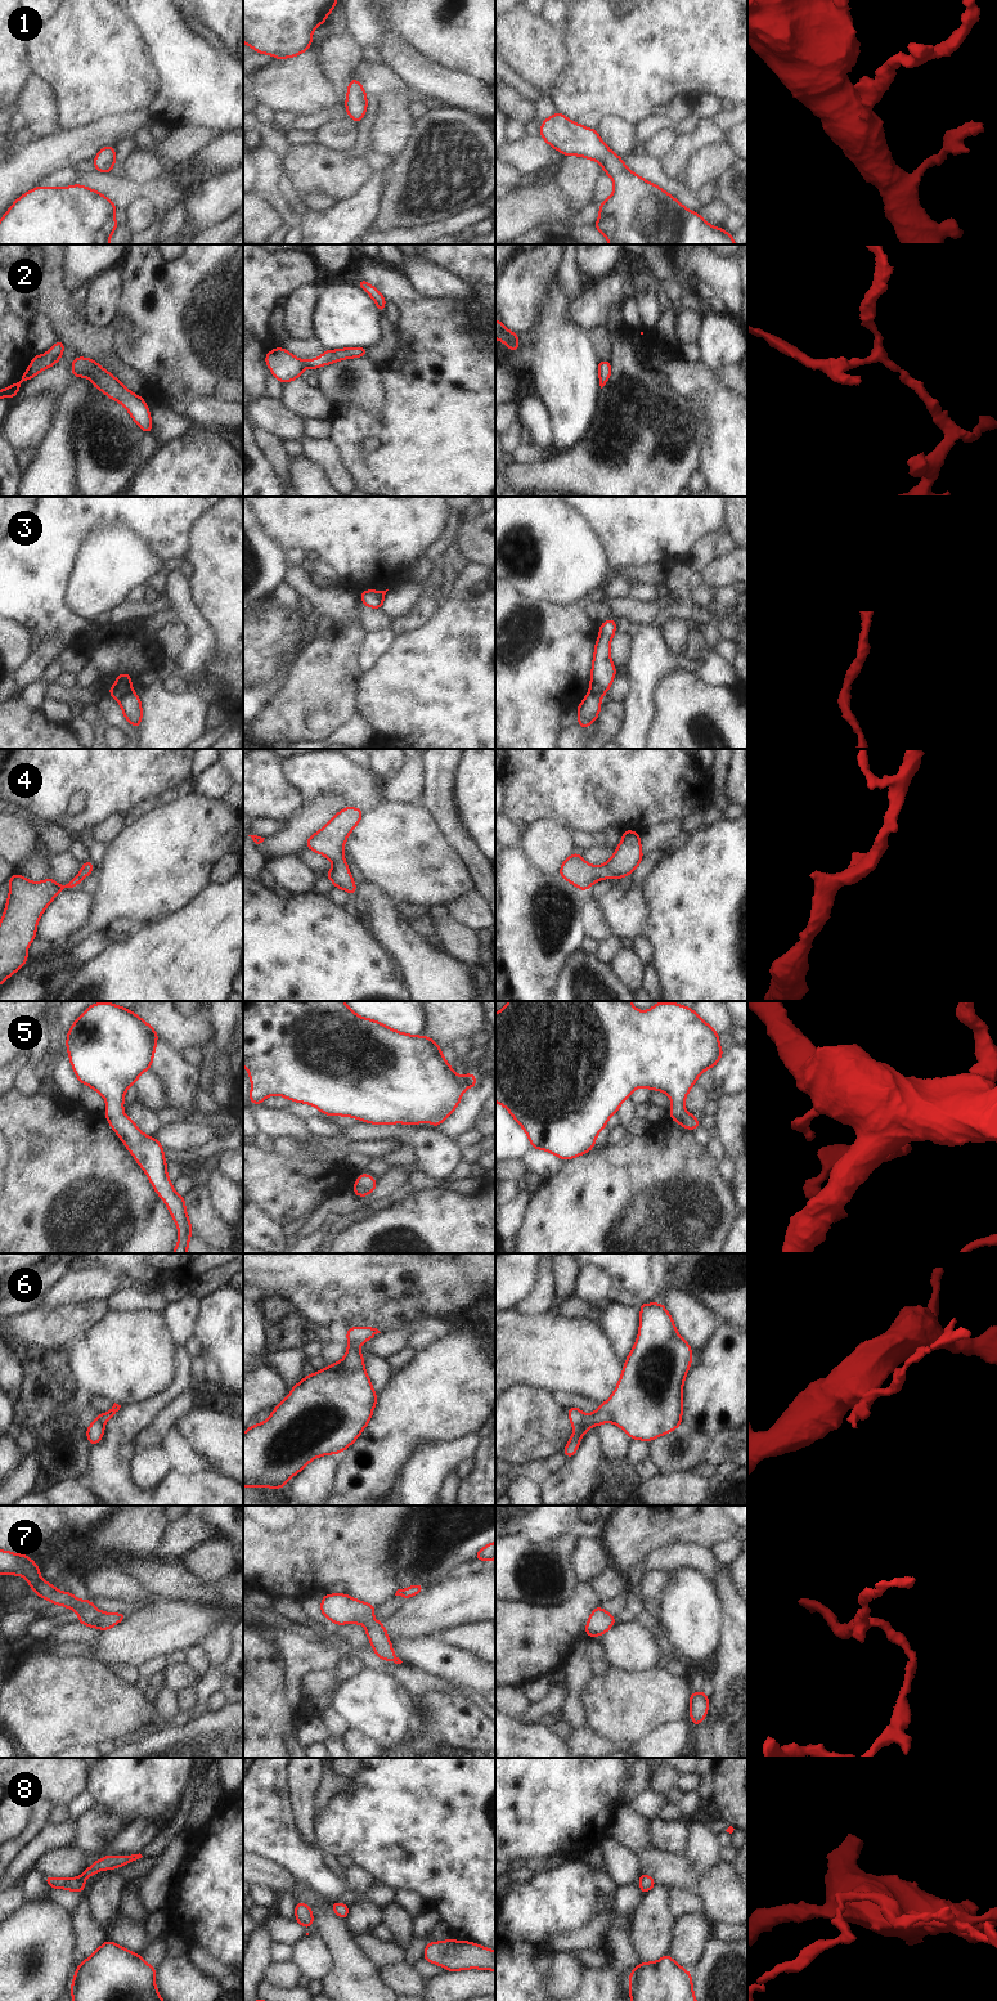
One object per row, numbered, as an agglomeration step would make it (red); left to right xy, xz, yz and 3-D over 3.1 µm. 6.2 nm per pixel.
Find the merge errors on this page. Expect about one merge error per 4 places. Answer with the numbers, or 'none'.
3, 6

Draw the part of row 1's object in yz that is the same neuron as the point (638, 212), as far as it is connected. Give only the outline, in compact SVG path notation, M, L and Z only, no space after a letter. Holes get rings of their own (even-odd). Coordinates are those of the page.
M556 112L542 121L539 136L566 157L576 154L599 162L614 180L614 194L599 202L599 216L593 225L608 239L608 244L736 244L723 228L711 226L700 214L687 210L659 185L632 172L621 157L601 140L597 129L585 129Z

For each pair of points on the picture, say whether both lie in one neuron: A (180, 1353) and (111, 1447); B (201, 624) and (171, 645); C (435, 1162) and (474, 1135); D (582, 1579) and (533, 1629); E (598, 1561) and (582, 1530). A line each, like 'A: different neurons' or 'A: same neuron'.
A: same neuron
B: different neurons
C: different neurons
D: same neuron
E: different neurons

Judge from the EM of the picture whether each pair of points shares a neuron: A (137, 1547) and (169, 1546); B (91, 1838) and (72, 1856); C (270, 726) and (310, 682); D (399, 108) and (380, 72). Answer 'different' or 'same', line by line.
A: different
B: different
C: same
D: different

